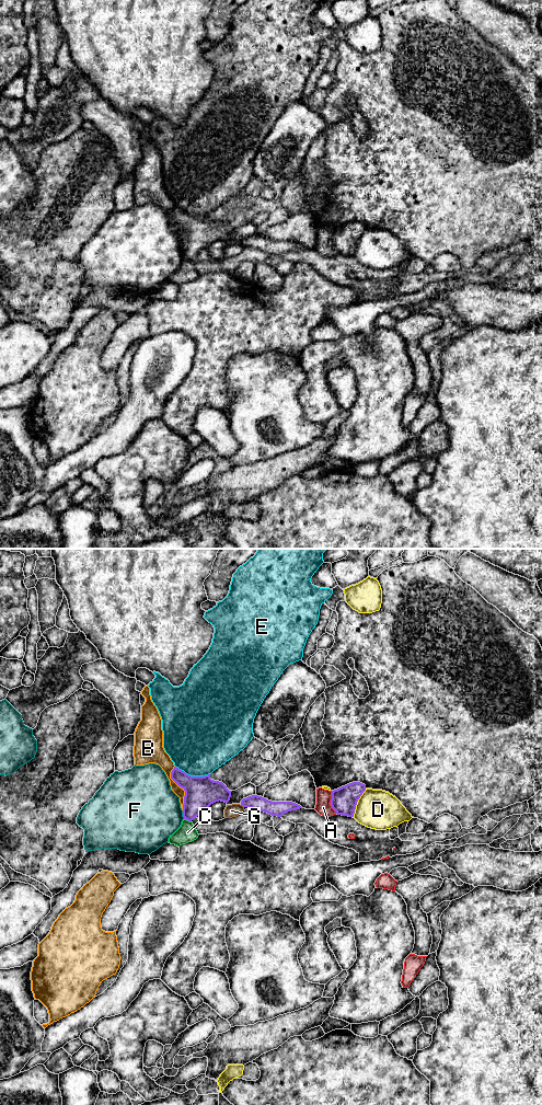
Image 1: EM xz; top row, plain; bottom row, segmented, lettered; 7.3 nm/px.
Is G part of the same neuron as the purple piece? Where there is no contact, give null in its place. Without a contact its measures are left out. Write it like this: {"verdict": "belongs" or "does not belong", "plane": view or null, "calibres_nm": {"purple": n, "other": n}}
{"verdict": "does not belong", "plane": "xz", "calibres_nm": {"purple": 110, "other": 100}}

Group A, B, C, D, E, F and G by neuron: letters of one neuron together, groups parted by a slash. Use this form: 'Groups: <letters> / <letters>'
Groups: A G / B / C / D / E / F

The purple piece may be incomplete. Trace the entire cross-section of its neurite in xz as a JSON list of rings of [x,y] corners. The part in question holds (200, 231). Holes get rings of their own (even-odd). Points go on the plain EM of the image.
[[[174,206],[171,218],[185,230],[183,243],[184,258],[192,261],[199,252],[207,249],[216,241],[228,242],[231,231],[219,220],[210,218],[210,214],[205,216],[191,216],[184,210]]]

